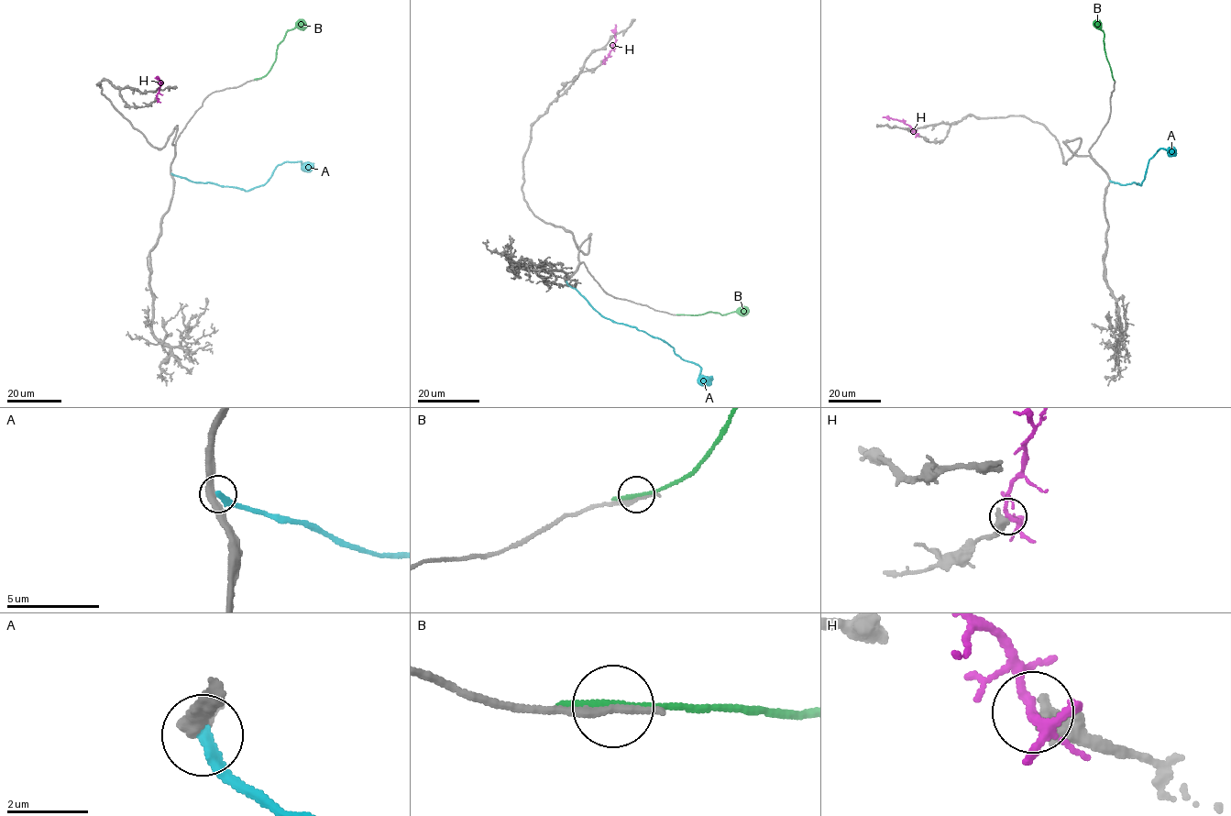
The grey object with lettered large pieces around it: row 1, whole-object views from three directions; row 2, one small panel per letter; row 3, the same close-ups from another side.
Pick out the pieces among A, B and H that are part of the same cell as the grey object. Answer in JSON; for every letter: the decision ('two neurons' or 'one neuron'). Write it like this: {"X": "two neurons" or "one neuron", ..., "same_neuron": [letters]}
{"A": "two neurons", "B": "two neurons", "H": "two neurons", "same_neuron": []}

